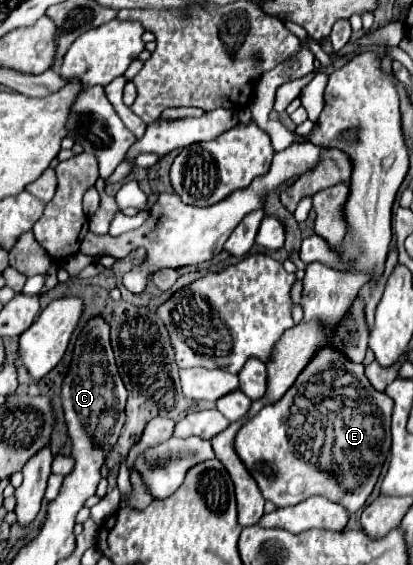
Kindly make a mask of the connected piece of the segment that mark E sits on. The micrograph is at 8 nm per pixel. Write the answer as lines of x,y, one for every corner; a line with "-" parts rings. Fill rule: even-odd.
322,345
286,395
280,401
266,405
240,427
234,447
250,475
256,479
264,499
272,501
276,507
296,505
306,497
322,495
344,505
348,513
354,513
366,503
390,453
392,407
392,399
370,385
362,363
350,363
336,347

